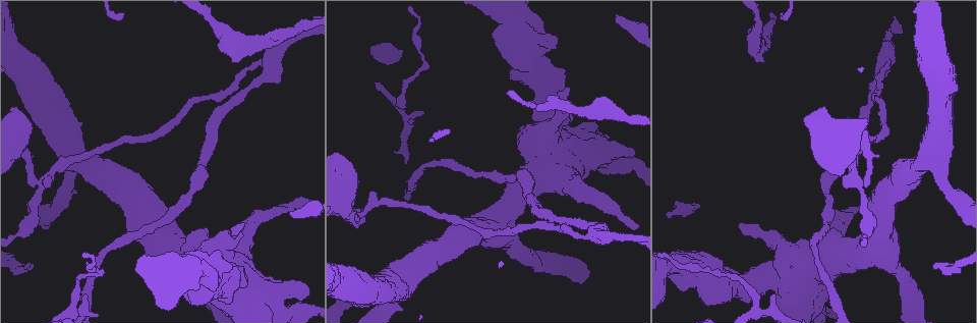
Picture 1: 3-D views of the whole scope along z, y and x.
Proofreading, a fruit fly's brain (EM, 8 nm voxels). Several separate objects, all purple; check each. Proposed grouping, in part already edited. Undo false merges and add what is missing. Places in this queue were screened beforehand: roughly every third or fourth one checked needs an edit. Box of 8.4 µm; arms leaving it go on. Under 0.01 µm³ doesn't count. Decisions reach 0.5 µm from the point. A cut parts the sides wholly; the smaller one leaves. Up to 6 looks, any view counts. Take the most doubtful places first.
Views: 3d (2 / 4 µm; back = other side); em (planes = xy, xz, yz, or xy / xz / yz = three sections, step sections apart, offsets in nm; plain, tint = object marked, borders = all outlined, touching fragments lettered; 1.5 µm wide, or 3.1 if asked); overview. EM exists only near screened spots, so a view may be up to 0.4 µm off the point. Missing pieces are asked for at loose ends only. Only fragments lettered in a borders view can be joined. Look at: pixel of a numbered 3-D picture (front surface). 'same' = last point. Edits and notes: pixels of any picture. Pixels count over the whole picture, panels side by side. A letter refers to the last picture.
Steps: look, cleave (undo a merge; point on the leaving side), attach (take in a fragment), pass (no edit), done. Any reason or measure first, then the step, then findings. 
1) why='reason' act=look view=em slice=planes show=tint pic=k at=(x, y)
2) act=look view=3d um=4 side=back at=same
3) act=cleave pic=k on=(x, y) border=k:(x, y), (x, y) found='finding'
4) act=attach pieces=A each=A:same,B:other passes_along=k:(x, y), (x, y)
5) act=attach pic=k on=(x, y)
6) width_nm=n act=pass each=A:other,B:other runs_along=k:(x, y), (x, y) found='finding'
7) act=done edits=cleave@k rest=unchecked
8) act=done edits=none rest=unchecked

why='free end' act=look view=3d um=2 pic=1 at=(235, 61)

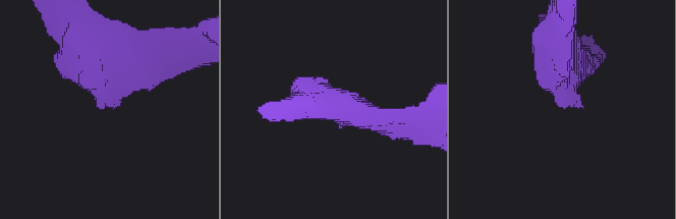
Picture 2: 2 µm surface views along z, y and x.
why='now the EM' act=look view=em slice=planes show=plain pic=2 at=(338, 128)

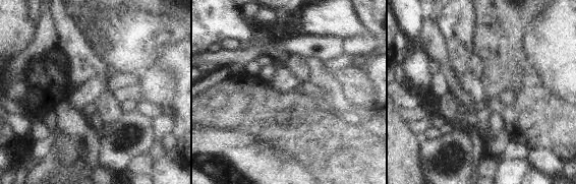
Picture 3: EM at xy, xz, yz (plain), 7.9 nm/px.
act=look view=em slice=planes show=borders at=same

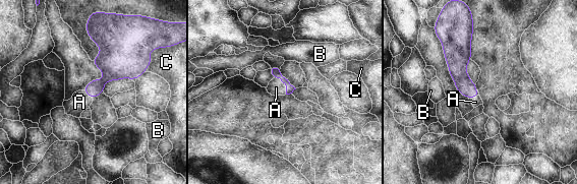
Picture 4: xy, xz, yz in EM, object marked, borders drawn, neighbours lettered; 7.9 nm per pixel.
act=attach pieces=A each=A:same,B:other,C:other found='it goes on there'

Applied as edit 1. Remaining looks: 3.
why='redraw' act=look view=overview

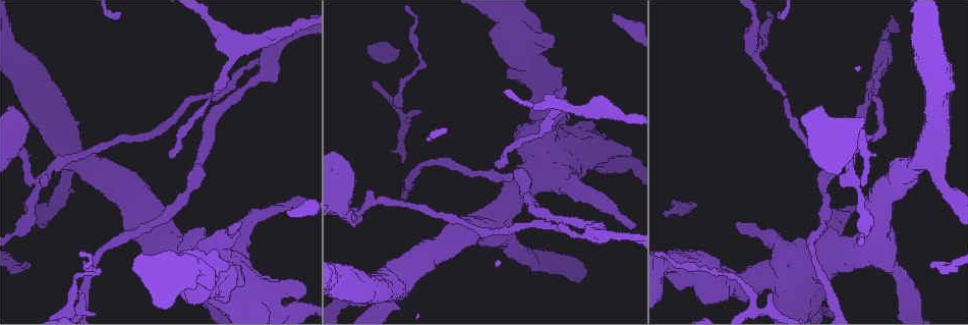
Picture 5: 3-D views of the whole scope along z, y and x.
why='an open end' act=look view=3d um=4 side=back pic=5 at=(930, 264)

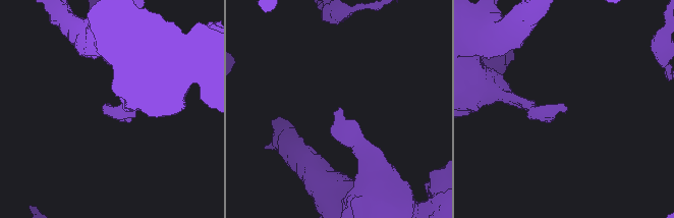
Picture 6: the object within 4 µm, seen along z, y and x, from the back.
act=look view=em um=3.1 slice=planes show=borders pic=6 at=(111, 107)

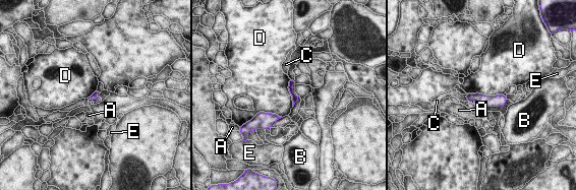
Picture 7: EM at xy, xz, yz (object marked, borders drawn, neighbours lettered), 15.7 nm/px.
longest_contact=D:600nm act=pass each=A:other,B:other,C:other,D:other,E:other runs_along=7:(469, 96), (486, 101), (503, 101) found='no lettered fragment goes on from it'

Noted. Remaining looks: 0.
act=done edits=attach@4 rest=unchecked

